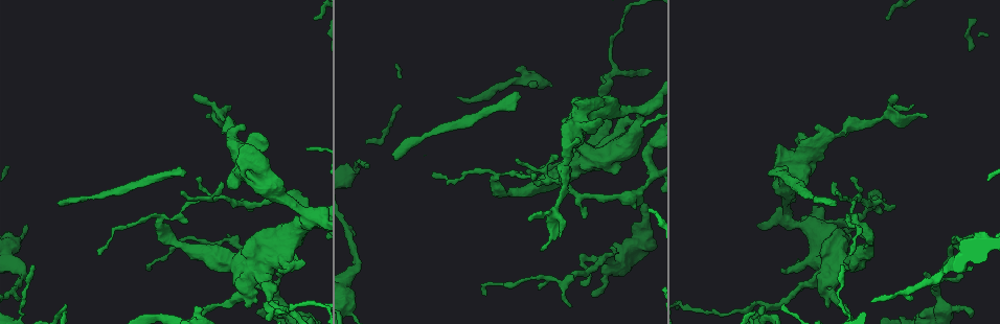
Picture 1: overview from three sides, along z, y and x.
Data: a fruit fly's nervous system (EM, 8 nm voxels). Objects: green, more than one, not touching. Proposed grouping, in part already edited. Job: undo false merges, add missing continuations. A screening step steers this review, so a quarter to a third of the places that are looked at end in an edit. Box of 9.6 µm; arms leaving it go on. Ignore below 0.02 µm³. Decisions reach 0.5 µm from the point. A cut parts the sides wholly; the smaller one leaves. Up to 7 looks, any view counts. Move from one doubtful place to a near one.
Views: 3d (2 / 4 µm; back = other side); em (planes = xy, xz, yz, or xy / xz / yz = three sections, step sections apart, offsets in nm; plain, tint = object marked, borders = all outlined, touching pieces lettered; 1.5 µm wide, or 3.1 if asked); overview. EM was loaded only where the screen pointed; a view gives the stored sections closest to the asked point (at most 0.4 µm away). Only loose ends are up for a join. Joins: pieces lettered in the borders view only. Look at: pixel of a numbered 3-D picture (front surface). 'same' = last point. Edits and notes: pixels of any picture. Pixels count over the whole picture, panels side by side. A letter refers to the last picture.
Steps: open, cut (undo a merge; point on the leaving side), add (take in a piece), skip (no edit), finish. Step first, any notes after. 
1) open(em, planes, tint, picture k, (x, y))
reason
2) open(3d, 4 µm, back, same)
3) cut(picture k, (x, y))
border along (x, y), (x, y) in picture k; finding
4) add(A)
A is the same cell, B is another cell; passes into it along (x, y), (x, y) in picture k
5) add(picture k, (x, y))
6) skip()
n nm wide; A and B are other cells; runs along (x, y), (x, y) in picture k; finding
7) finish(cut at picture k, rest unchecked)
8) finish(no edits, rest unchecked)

open(em, 3.1 µm, xy, step 16, borders, picture 1, (584, 217))
an open end

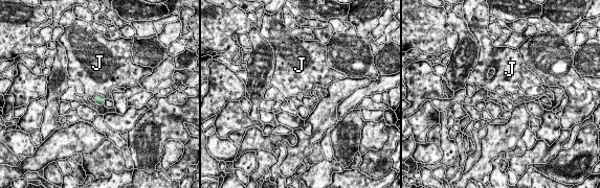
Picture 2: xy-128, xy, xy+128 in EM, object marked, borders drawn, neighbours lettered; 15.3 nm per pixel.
skip()
J is another cell; border along (91, 97), (102, 94), (106, 98) in picture 2; none of them fits

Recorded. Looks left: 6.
open(em, planes, plain, picture 1, (851, 177))
thin end

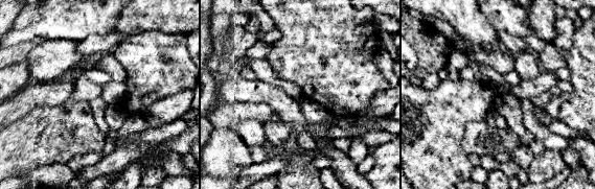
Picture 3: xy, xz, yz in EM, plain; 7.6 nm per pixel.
open(em, planes, borders, same)
what lies round it

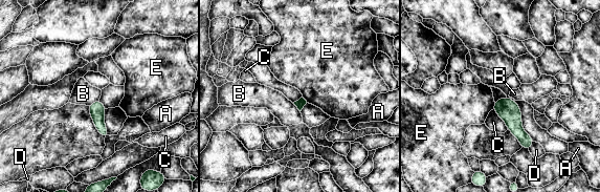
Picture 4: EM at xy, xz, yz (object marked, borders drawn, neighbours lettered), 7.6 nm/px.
skip()
C touches over 200 nm; A, B, C, D and E are other cells; border along (494, 102), (492, 108) in picture 4; no lettered piece goes on from it

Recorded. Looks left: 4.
open(em, planes, borders, picture 1, (61, 204))
free end

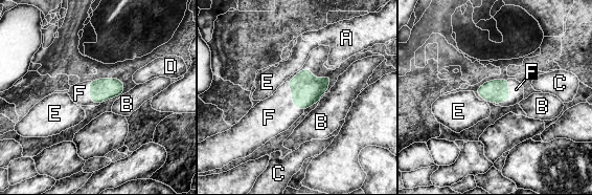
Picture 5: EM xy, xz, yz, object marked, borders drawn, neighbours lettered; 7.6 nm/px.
add(F)
F is the same cell, A, B, C, D and E are other cells; passes into it along (496, 91), (509, 98), (516, 89) in picture 5; it goes on there

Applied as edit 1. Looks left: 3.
finish(add at picture 5, rest unchecked)

